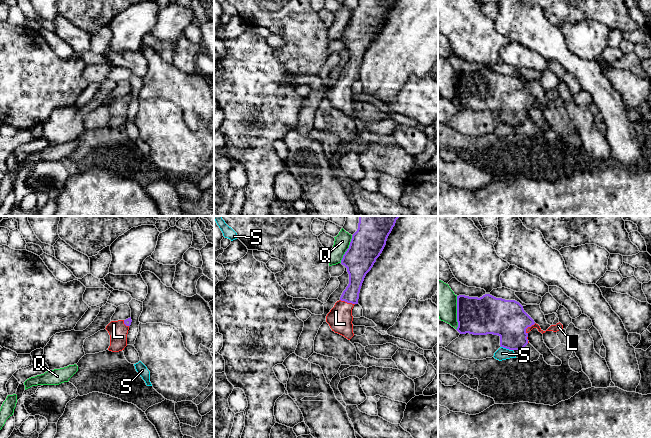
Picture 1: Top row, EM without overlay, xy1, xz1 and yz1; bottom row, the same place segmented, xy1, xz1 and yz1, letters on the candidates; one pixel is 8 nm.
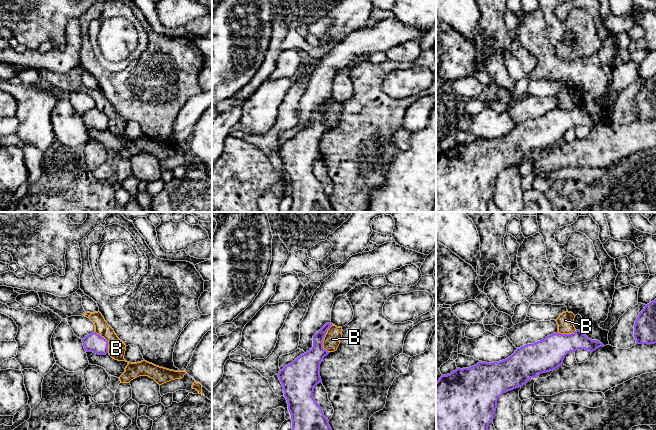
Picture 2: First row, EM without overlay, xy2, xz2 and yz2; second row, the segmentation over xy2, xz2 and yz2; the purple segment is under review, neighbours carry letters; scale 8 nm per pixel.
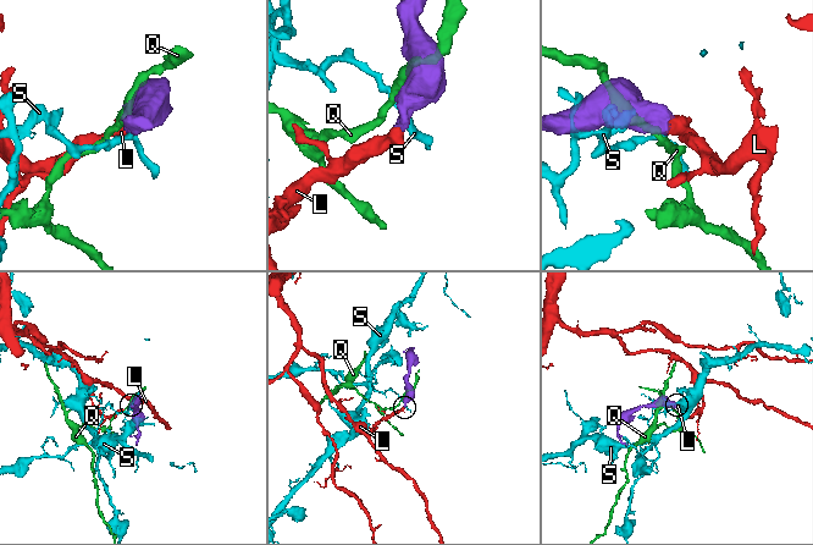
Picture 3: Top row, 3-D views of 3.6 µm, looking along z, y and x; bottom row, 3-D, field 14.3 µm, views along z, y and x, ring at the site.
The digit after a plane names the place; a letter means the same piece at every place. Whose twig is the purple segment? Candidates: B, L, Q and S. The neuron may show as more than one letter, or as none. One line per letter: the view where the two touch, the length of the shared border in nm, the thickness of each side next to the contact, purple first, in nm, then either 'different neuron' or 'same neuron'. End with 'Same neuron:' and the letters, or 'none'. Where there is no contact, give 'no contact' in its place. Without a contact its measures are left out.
B: meets purple in xz2; contact 240 nm long; 190 nm thick on the purple side, 130 nm on the other; different neuron
L: meets purple in xz1; contact 130 nm long; 140 nm thick on the purple side, 200 nm on the other; same neuron
Q: meets purple in yz1; contact 280 nm long; 300 nm thick on the purple side, 260 nm on the other; different neuron
S: meets purple in yz1; contact 100 nm long; 300 nm thick on the purple side, 100 nm on the other; different neuron
Same neuron: L

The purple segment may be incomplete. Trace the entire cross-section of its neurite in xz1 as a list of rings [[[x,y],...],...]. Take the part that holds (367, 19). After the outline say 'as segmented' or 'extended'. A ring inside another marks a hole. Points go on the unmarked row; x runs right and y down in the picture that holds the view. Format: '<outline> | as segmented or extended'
[[[358,0],[341,40],[347,44],[349,60],[340,76],[326,92],[332,107],[348,116],[353,112],[352,85],[358,80],[359,69],[366,50],[382,29],[395,0]]] | extended

